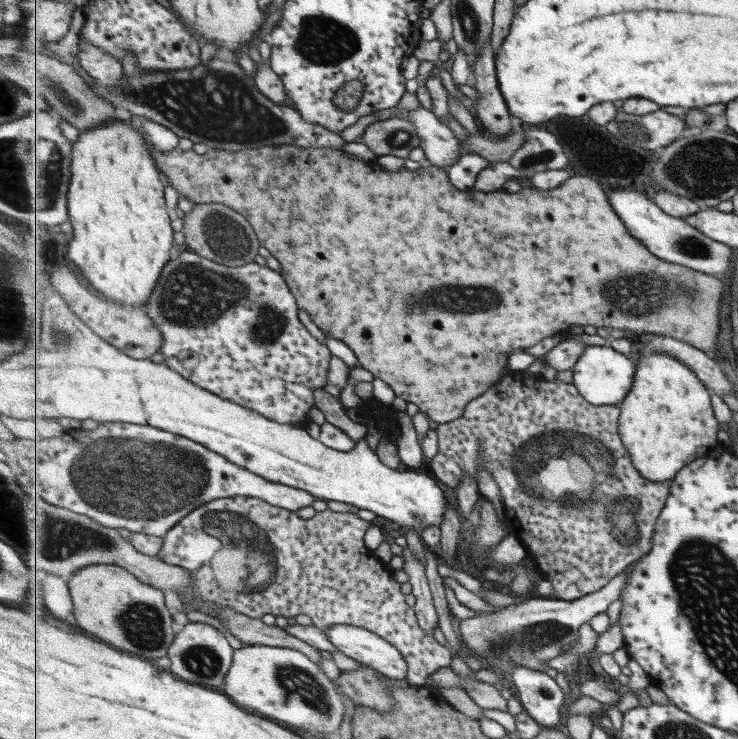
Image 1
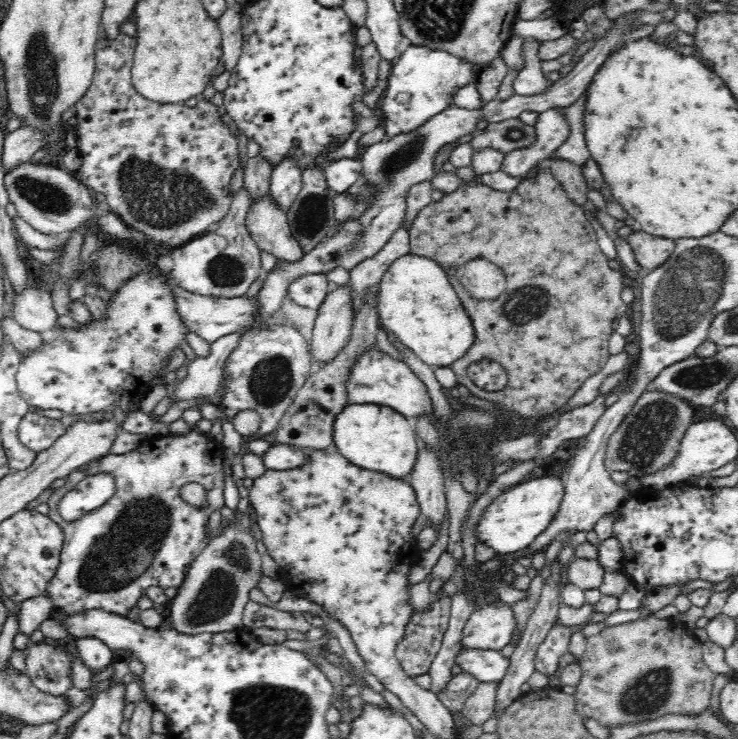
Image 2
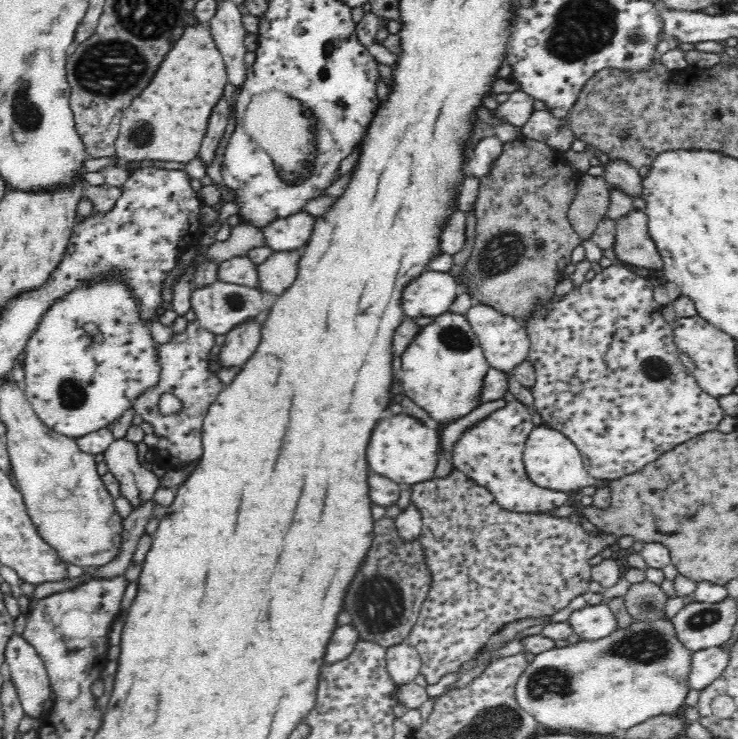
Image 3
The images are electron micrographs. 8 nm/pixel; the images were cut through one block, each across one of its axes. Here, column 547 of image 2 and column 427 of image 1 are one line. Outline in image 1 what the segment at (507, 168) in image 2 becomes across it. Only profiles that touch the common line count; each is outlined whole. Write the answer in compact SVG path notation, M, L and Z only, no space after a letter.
M419 106L405 117L416 125L420 146L427 154L427 161L441 168L448 168L459 162L462 157L459 135L442 122L433 111Z

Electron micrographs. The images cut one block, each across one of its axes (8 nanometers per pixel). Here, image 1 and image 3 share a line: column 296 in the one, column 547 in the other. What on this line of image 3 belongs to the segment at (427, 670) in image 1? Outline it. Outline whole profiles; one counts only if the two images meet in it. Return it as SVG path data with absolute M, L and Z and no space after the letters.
M454 466L447 472L447 475L438 477L438 475L434 474L427 481L411 485L409 488L409 504L421 514L421 531L417 540L421 544L421 548L423 548L424 564L425 568L428 569L429 575L431 575L431 581L429 582L430 590L428 590L428 596L426 596L424 602L421 602L419 614L416 622L409 630L406 642L410 643L420 655L419 672L425 676L427 684L436 684L436 682L440 682L440 678L444 674L450 674L450 672L458 670L463 662L476 656L486 644L490 635L498 632L505 624L522 620L522 618L538 620L538 618L556 614L556 612L560 612L562 608L568 606L577 596L588 593L588 585L592 581L591 566L588 564L588 560L599 554L606 545L616 543L616 536L613 535L604 537L589 535L581 525L572 522L571 517L559 517L544 511L508 512L500 508L499 504L496 504L495 499L488 490L478 486L464 474L464 471L460 471Z

